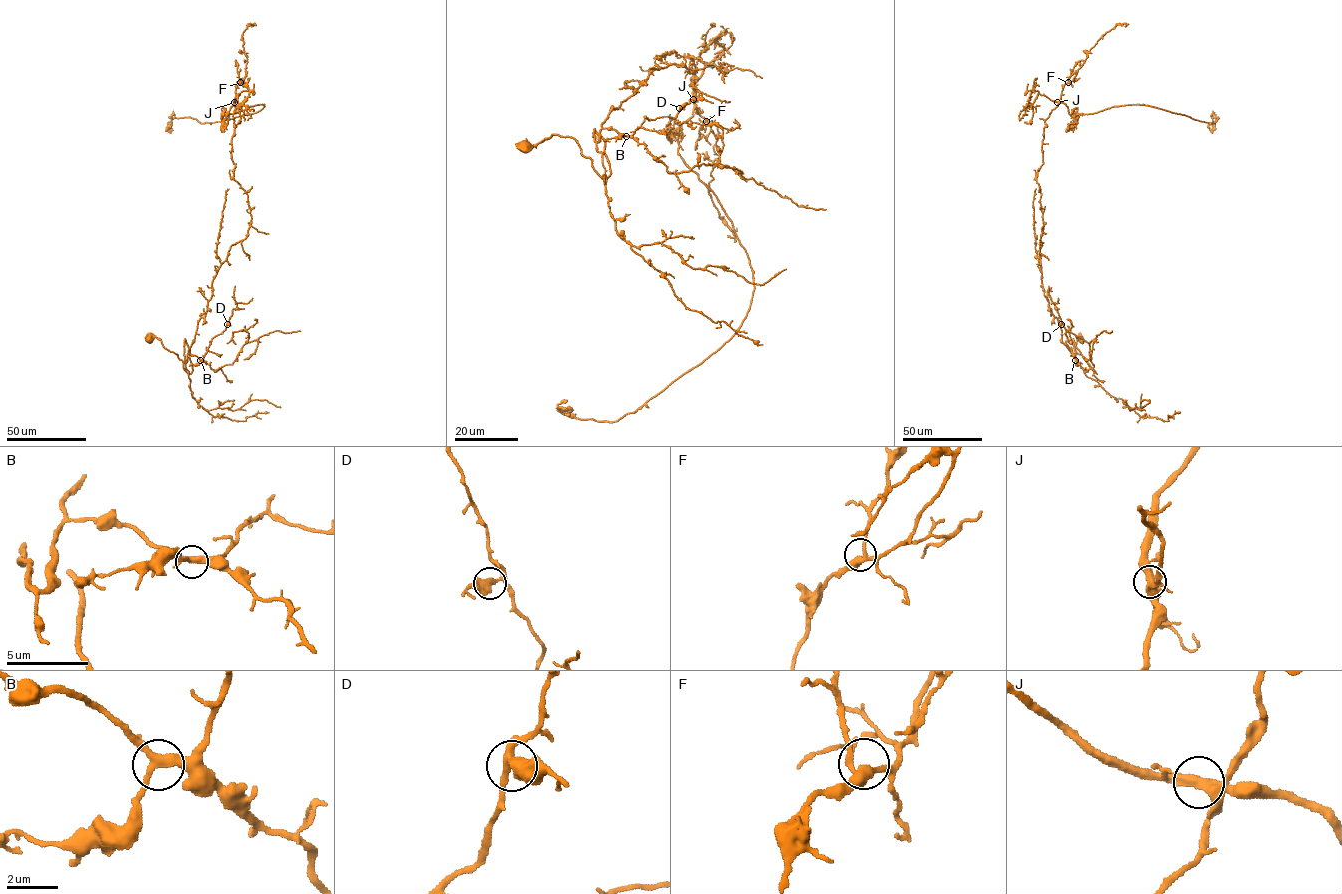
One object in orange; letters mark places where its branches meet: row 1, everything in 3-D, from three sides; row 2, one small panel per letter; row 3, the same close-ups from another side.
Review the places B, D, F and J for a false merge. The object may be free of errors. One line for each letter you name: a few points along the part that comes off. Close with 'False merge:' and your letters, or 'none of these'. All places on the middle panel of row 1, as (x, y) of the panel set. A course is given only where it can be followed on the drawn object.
J: course (693, 100), (678, 154), (747, 253), (747, 316), (615, 422), (565, 415), (565, 402)
False merge: J

